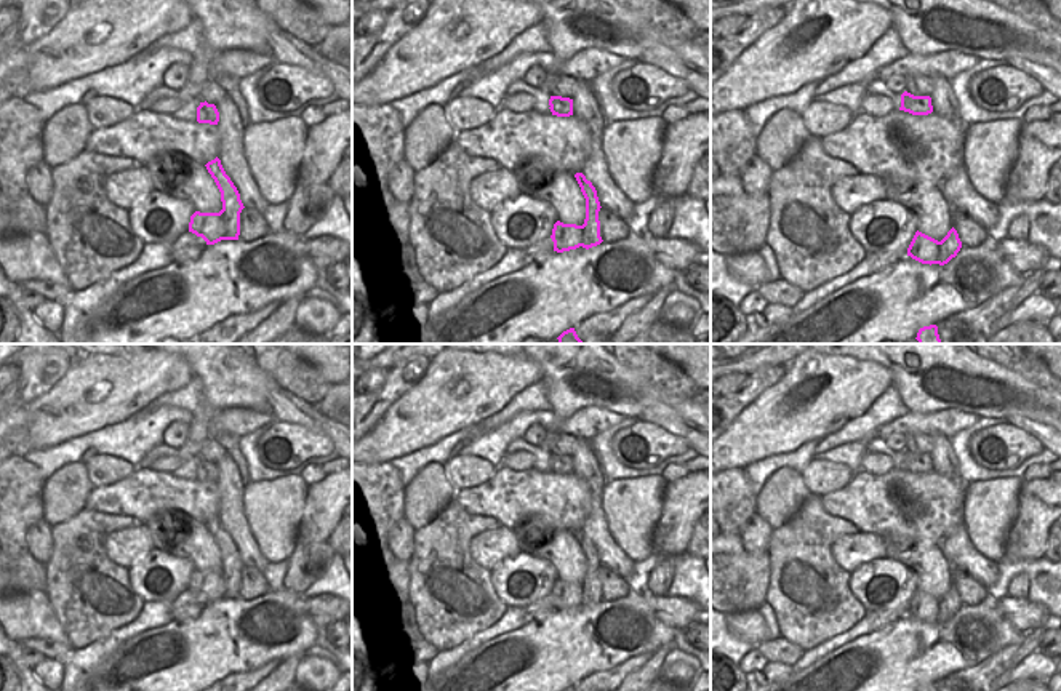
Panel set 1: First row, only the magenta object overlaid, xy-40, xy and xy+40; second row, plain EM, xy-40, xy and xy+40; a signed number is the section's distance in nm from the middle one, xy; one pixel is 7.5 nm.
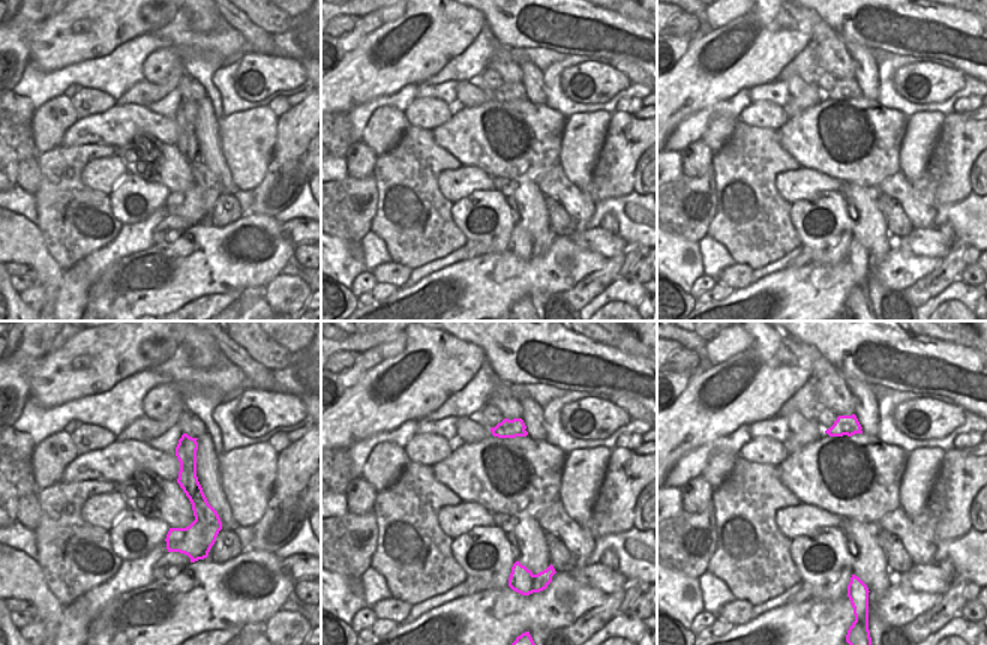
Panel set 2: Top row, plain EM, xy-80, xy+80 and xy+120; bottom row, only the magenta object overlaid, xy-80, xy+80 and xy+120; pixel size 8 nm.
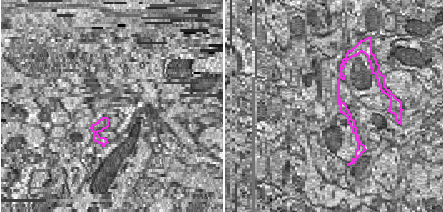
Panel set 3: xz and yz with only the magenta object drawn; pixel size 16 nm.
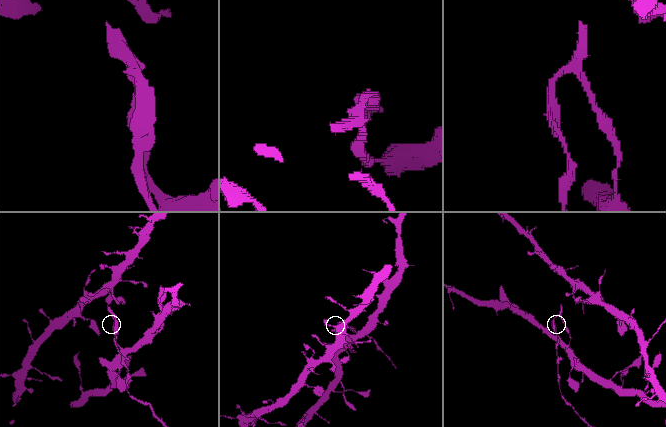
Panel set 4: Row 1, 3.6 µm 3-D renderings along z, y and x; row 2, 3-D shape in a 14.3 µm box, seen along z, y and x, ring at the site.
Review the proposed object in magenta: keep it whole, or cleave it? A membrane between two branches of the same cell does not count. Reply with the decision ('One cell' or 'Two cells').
Two cells.

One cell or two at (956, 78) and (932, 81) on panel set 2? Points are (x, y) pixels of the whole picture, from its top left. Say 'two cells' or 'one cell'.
one cell

